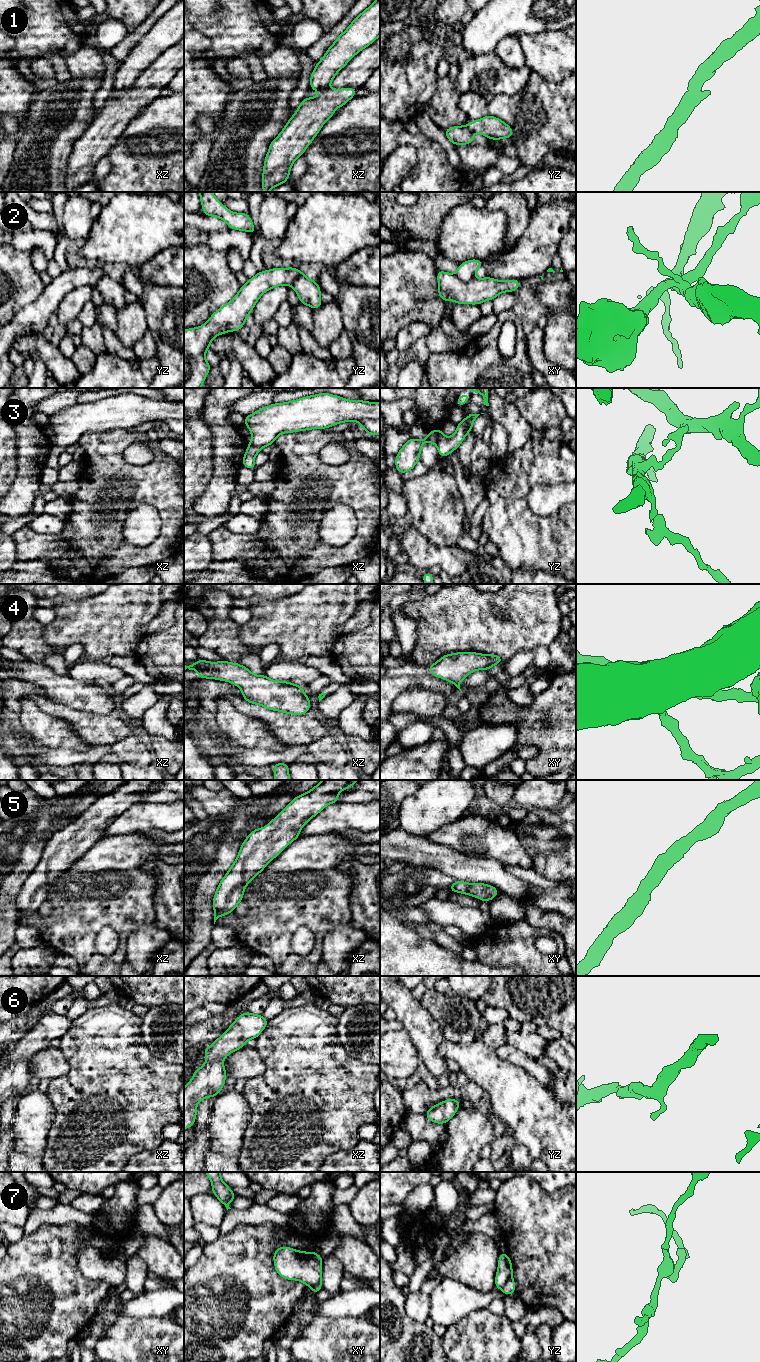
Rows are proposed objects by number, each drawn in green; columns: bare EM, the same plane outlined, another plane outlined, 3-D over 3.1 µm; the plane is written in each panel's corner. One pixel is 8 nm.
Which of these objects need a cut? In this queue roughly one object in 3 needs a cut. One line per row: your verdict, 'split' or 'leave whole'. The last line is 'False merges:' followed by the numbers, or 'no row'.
1: split
2: split
3: split
4: leave whole
5: leave whole
6: leave whole
7: split
False merges: 1, 2, 3, 7

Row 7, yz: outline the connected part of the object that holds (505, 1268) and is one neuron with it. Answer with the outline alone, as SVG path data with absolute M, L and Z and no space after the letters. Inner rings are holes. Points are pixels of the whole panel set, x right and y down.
M500 1253L495 1277L495 1288L501 1289L511 1277L513 1266L508 1253Z

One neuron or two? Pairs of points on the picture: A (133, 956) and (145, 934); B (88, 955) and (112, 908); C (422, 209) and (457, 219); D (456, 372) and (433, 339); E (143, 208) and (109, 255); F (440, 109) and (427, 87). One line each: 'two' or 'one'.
A: one
B: one
C: two
D: two
E: one
F: two

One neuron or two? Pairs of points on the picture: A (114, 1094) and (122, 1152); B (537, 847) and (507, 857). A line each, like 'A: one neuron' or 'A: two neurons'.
A: one neuron
B: two neurons

